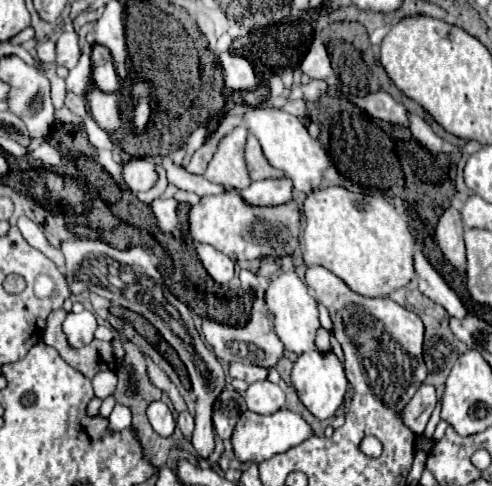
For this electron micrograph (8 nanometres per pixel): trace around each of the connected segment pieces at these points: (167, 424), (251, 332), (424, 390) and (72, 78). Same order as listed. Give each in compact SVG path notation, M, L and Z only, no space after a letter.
M160 400L152 402L152 404L148 406L148 418L150 418L152 428L154 428L160 436L168 438L168 436L174 434L174 428L176 428L174 414L170 412L170 408L168 408L164 402L160 402Z
M250 316L246 326L242 328L224 326L206 318L202 324L202 334L206 336L206 342L214 348L214 354L222 362L242 362L242 364L254 364L262 368L274 368L284 356L284 344L276 336L272 322L266 316Z
M422 384L422 386L416 390L414 398L398 412L398 416L402 418L402 422L404 422L416 436L420 436L420 434L424 432L424 428L426 428L426 422L428 422L432 410L436 408L436 404L438 404L436 390L434 390L432 386L428 386L428 384Z
M84 54L80 64L68 76L68 90L88 88L88 82L90 82L90 60L88 60L88 54Z

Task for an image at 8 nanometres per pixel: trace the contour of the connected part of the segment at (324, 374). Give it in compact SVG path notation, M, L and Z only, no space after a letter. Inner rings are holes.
M312 350L312 352L306 352L302 354L294 368L292 368L292 386L300 398L300 402L318 418L318 420L328 420L328 418L334 418L338 406L342 404L344 400L344 394L346 394L346 386L348 386L348 380L346 380L346 374L344 374L344 366L340 364L340 360L336 358L334 352L330 354L322 354L318 350Z

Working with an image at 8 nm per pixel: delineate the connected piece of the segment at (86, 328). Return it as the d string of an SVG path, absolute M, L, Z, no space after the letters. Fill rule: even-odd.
M84 310L80 314L70 312L62 324L62 330L66 334L68 346L70 348L82 348L94 340L94 330L96 330L96 318L92 312Z

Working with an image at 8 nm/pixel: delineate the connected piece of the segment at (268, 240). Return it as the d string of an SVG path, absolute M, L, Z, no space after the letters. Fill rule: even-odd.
M228 190L218 196L200 198L200 202L190 208L188 224L192 242L210 244L232 260L254 260L266 254L282 258L292 254L300 244L302 214L294 200L284 204L284 208L248 208L248 204L240 200L238 190Z

